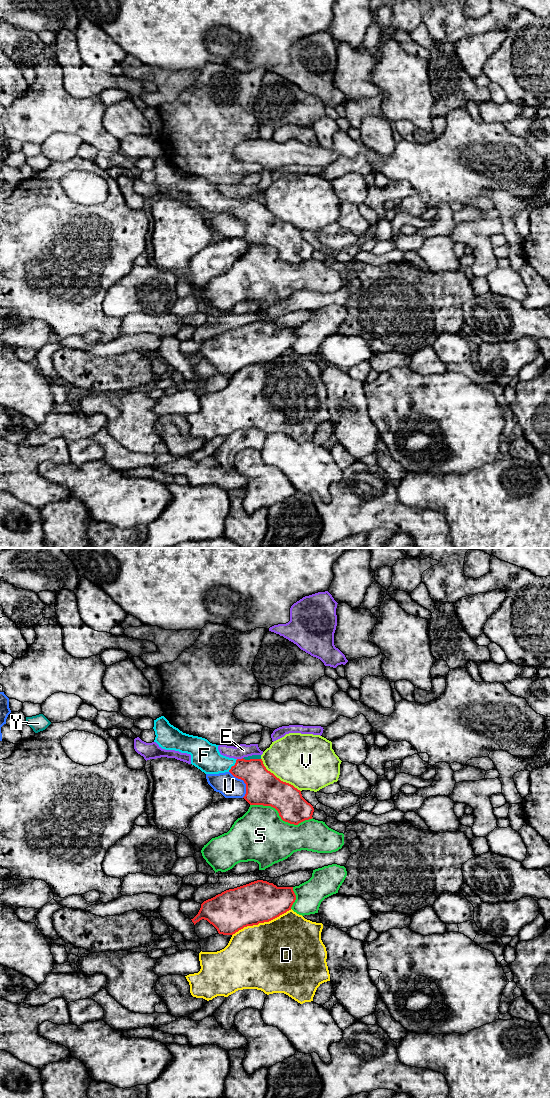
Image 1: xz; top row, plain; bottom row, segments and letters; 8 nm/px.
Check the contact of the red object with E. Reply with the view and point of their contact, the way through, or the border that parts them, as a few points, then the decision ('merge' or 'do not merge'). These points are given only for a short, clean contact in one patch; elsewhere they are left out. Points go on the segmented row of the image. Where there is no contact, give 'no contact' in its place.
contact xz (239, 759); do not merge

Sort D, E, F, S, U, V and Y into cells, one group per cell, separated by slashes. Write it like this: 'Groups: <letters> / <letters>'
Groups: D / E / F / S / U / V / Y

